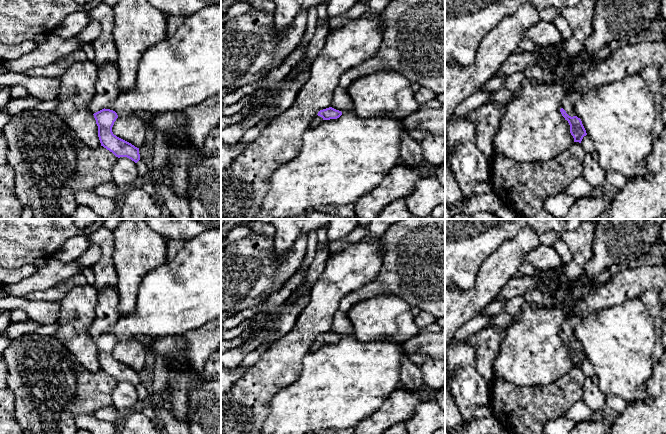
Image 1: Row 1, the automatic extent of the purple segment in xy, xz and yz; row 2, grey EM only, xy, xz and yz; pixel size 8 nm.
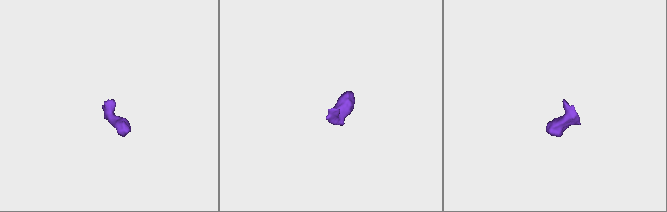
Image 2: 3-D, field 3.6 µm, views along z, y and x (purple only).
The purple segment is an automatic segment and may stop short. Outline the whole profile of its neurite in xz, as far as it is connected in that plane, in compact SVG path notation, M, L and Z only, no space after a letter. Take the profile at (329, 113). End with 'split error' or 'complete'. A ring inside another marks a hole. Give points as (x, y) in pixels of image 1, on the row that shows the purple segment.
M332 107L320 110L318 114L313 118L311 127L318 126L323 120L337 119L342 115L342 112Z | split error

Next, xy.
M116 63L98 66L95 95L88 109L96 120L101 146L118 158L127 157L137 163L140 160L139 148L113 134L112 127L118 115L115 111L105 108L109 101L118 97L118 80Z | split error

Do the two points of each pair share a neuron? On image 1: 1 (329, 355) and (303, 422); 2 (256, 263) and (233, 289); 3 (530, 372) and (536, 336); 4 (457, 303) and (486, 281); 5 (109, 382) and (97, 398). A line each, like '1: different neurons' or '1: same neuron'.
1: same neuron
2: same neuron
3: same neuron
4: same neuron
5: same neuron

